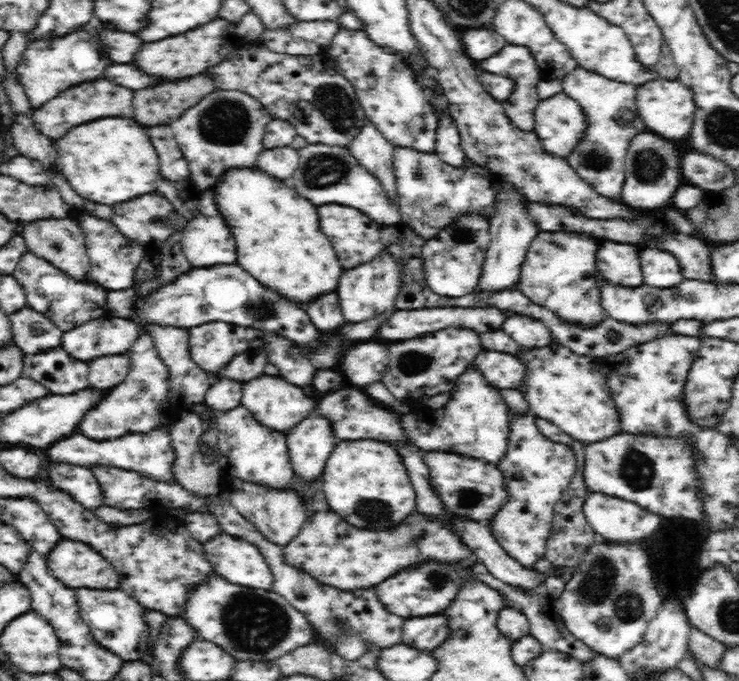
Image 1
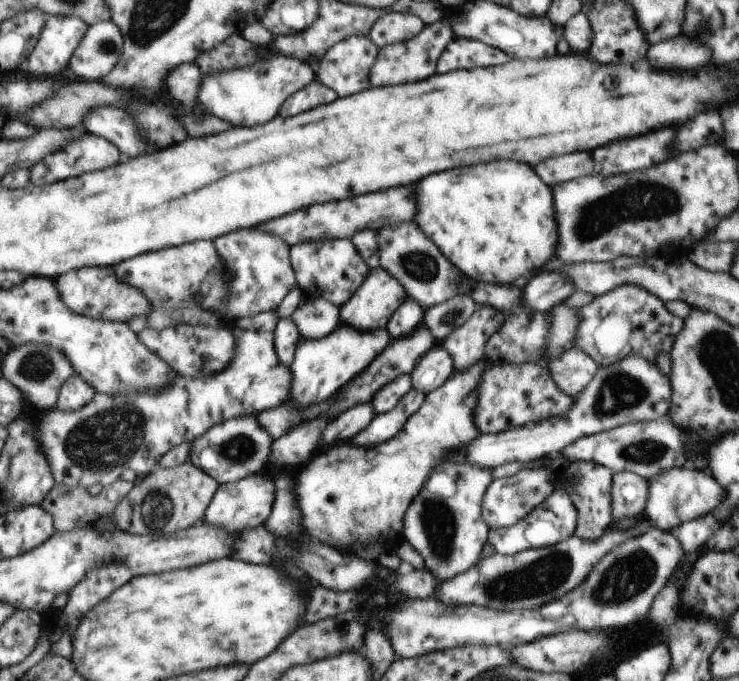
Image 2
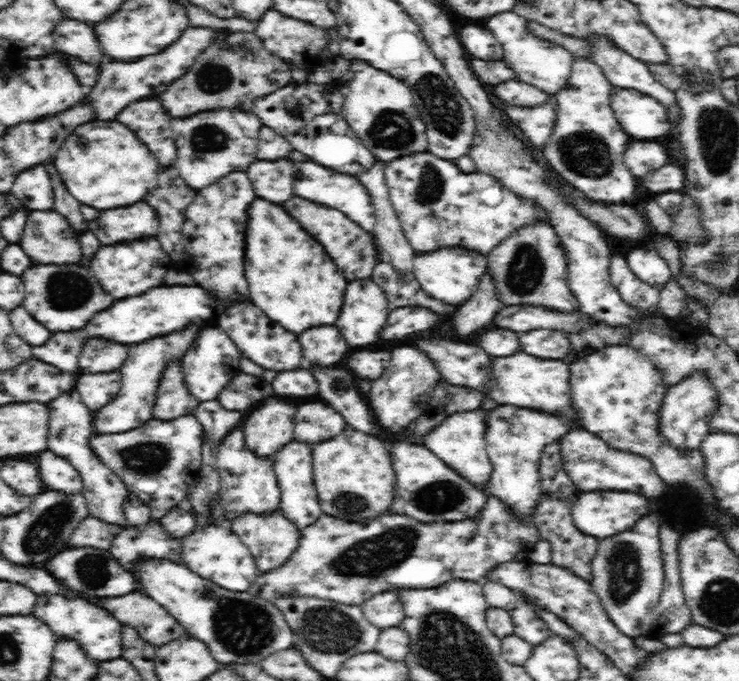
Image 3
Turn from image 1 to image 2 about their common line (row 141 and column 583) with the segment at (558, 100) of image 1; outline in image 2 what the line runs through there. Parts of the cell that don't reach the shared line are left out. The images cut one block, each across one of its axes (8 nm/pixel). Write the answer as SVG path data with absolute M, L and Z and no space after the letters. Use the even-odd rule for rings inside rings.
M645 518L637 520L633 528L619 532L617 529L607 530L597 540L585 542L574 534L564 541L551 546L527 549L513 555L493 554L489 558L480 558L475 566L465 573L456 574L442 581L441 586L433 592L433 598L441 604L477 605L493 610L525 610L535 609L547 604L569 590L573 590L589 574L593 564L607 552L611 552L617 544L645 532L652 524Z

